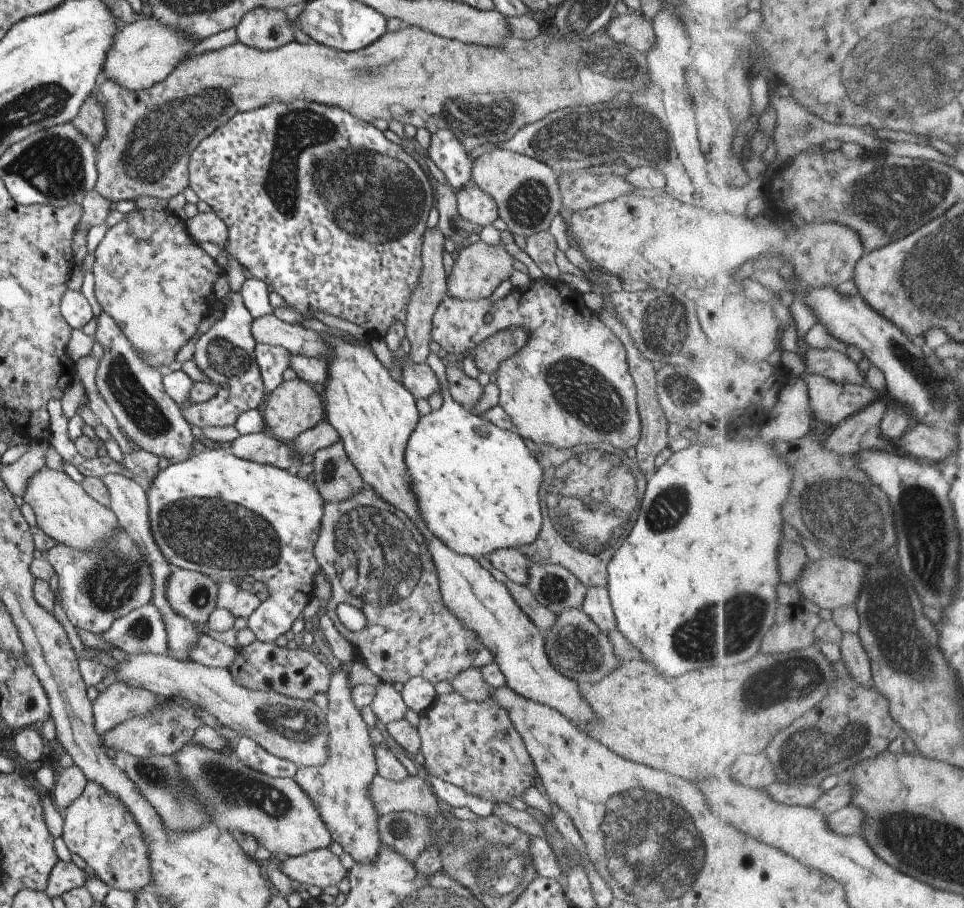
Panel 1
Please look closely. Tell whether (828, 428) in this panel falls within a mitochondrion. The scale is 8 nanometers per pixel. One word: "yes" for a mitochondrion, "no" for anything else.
no

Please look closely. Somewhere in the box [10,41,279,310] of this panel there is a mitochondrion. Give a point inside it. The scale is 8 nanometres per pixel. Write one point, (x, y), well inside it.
(152, 150)

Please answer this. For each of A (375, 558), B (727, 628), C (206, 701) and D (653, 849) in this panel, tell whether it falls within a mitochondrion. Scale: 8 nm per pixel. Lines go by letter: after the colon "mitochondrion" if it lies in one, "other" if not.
A: mitochondrion
B: mitochondrion
C: other
D: mitochondrion

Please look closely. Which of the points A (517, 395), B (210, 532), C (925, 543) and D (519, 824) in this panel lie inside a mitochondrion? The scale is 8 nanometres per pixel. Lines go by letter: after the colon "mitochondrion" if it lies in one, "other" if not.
A: other
B: mitochondrion
C: mitochondrion
D: mitochondrion

